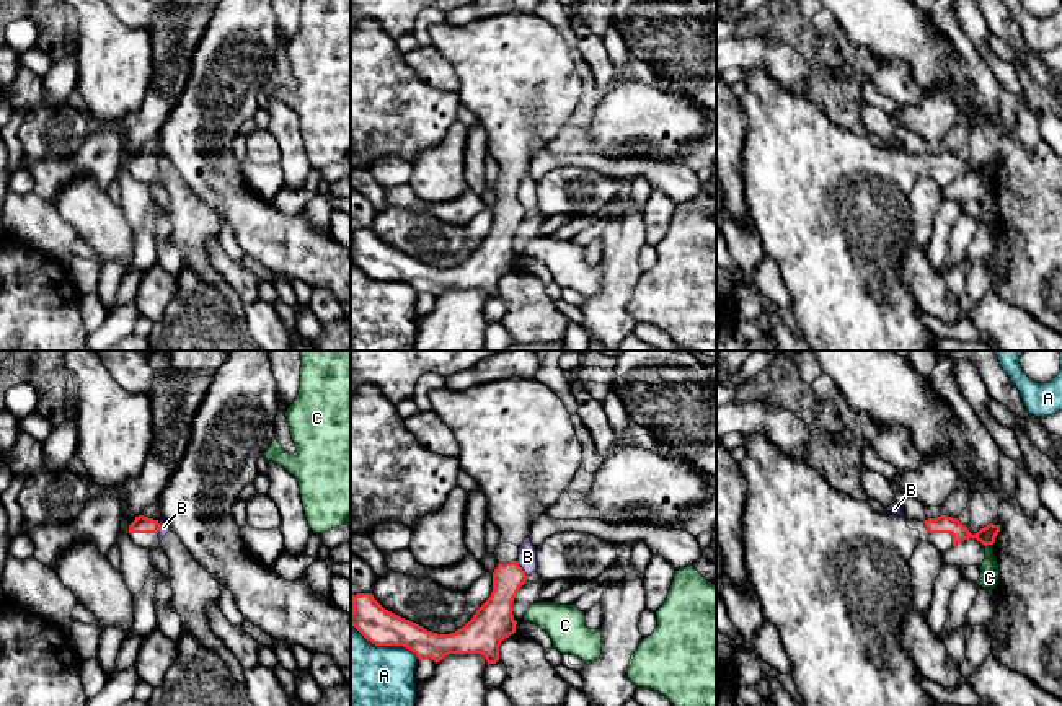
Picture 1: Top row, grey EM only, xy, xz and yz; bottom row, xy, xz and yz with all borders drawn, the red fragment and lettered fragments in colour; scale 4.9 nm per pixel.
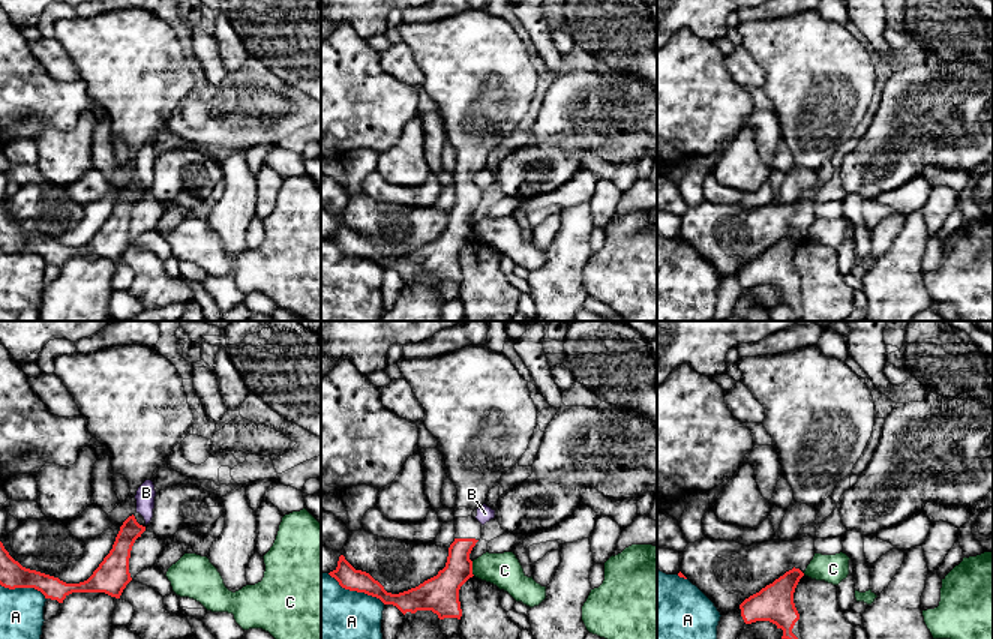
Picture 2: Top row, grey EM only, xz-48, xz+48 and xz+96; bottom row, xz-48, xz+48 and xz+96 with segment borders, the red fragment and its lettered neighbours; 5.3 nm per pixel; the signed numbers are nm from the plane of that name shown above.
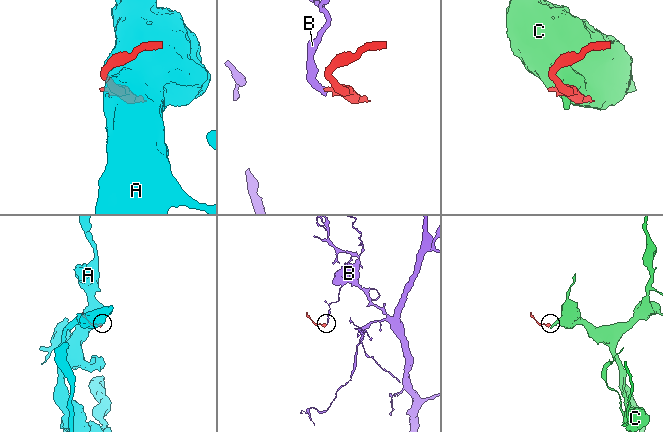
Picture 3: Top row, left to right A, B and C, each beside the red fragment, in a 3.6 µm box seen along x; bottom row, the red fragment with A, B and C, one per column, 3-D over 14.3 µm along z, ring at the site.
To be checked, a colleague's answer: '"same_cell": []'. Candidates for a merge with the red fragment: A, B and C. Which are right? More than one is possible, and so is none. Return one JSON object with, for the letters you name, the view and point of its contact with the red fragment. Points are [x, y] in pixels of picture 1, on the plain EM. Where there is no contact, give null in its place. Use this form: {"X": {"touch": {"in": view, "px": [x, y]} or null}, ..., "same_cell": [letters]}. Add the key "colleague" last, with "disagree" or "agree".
{"same_cell": [], "colleague": "agree"}

